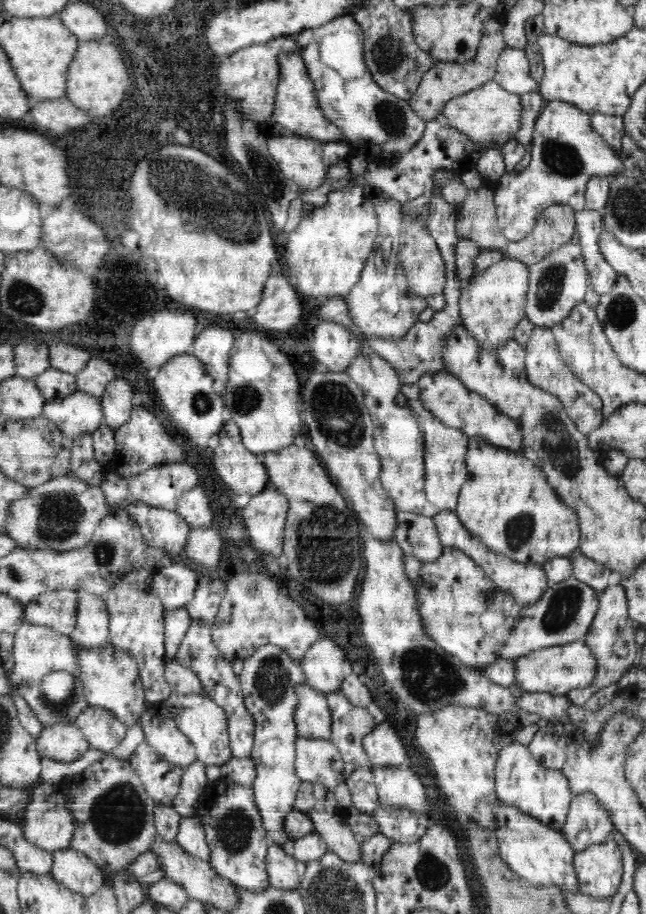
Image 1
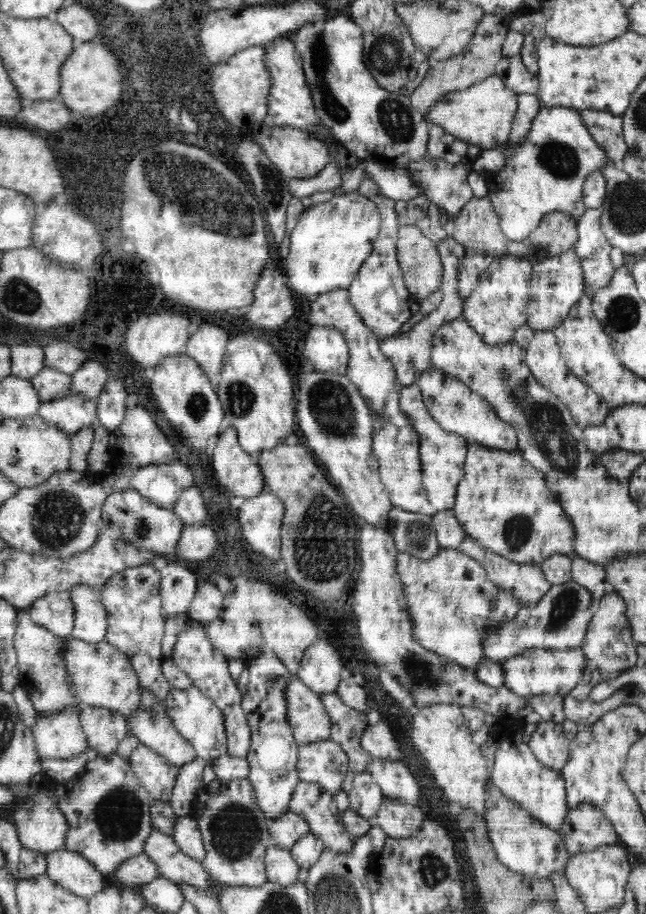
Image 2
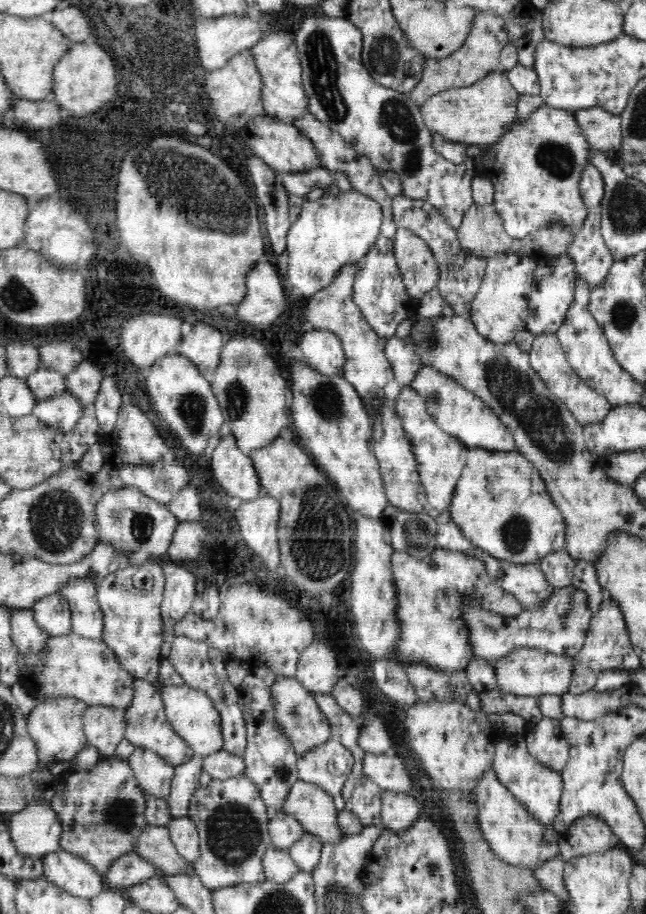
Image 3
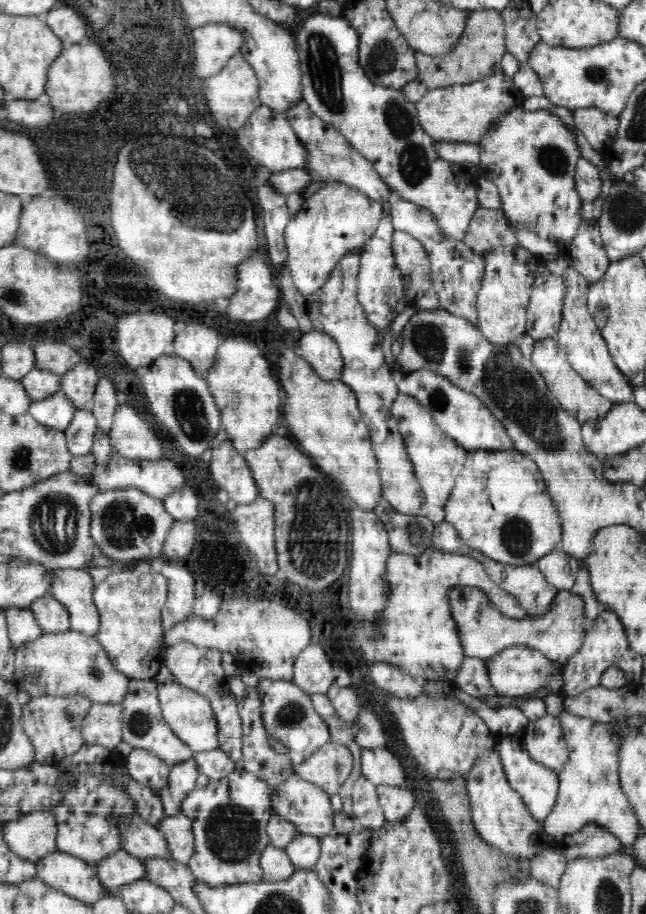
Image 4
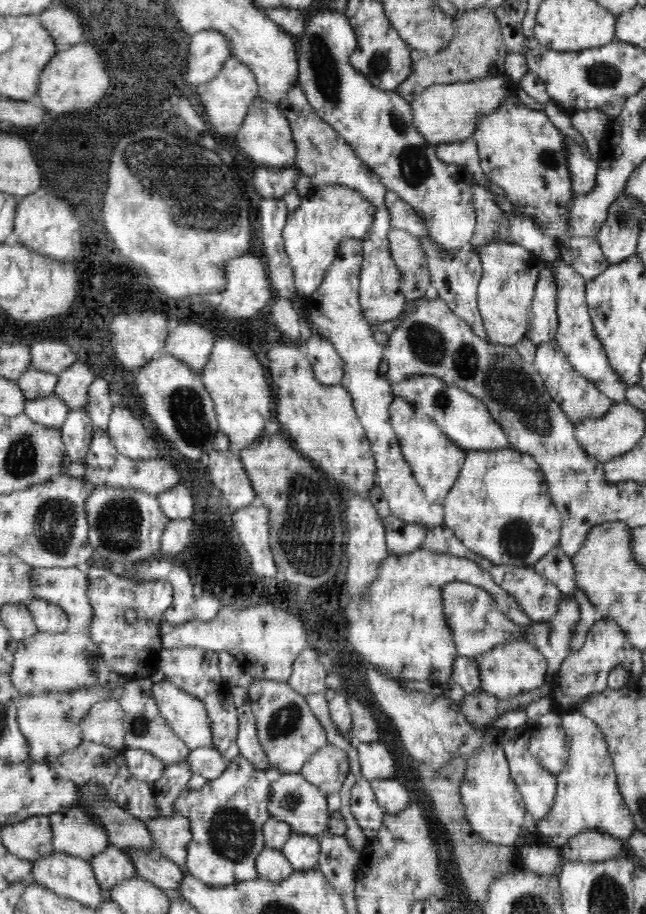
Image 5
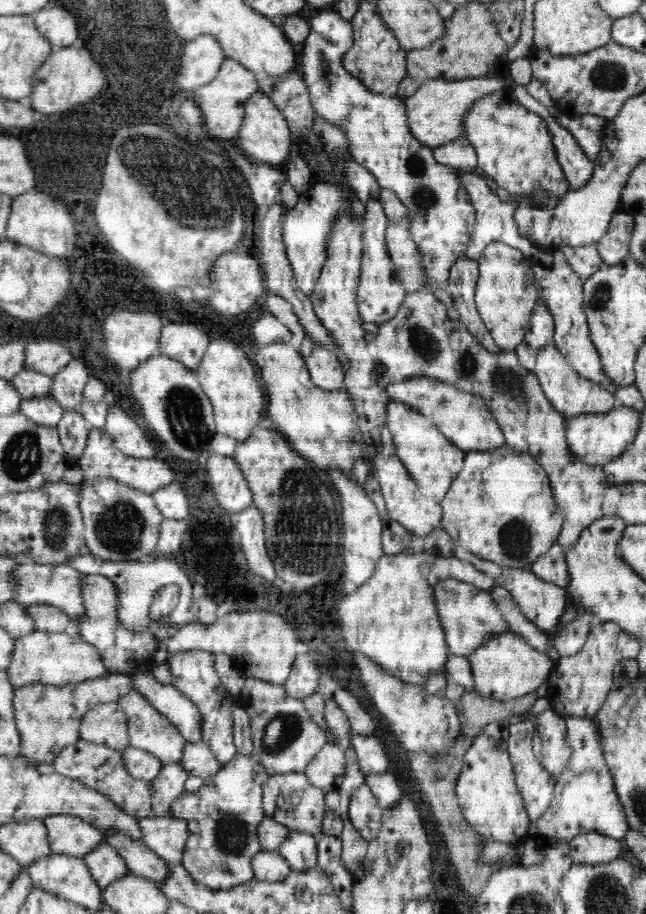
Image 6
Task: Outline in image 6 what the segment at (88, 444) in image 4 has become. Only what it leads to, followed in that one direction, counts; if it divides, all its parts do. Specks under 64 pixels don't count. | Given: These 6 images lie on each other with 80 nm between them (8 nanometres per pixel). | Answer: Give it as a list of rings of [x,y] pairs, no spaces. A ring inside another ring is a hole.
[[[78,410],[66,411],[56,427],[63,449],[72,462],[75,462],[84,452],[92,427]]]

